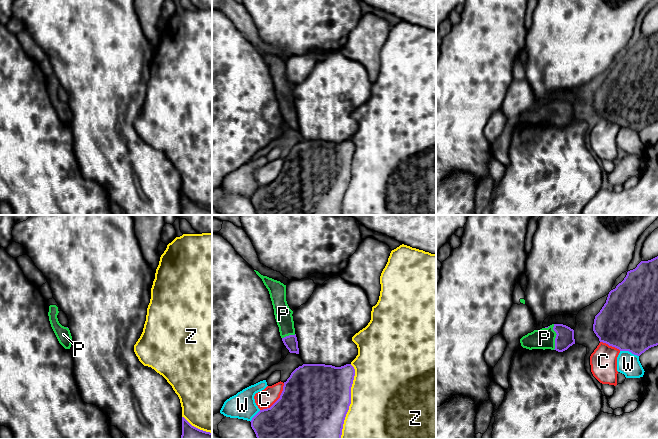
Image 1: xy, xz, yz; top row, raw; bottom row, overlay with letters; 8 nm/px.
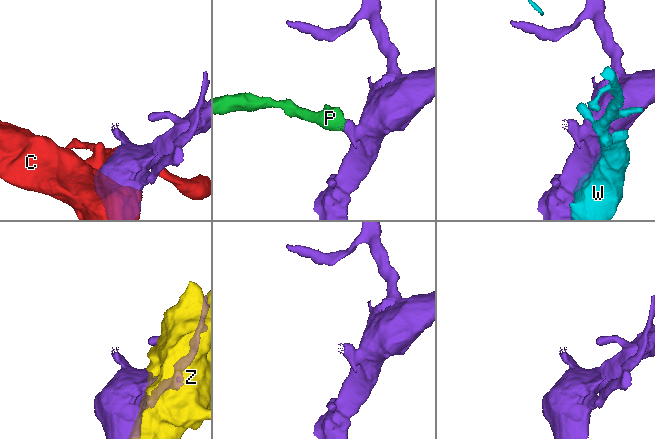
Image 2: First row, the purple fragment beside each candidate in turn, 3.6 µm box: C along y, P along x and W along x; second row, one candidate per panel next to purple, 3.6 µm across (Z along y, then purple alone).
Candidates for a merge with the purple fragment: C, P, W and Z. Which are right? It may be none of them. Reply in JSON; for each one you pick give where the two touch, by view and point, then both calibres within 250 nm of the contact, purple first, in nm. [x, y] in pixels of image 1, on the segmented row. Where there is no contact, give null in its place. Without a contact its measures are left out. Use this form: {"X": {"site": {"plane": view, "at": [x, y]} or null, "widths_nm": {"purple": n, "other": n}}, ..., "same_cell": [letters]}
{"P": {"site": {"plane": "yz", "at": [556, 337]}, "widths_nm": {"purple": 150, "other": 160}}, "same_cell": ["P"]}

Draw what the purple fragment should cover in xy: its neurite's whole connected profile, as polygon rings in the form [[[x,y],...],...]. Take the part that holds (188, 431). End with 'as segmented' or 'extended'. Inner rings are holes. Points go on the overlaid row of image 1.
[[[182,417],[181,439],[212,439],[212,433],[192,426],[184,417]]] | as segmented

